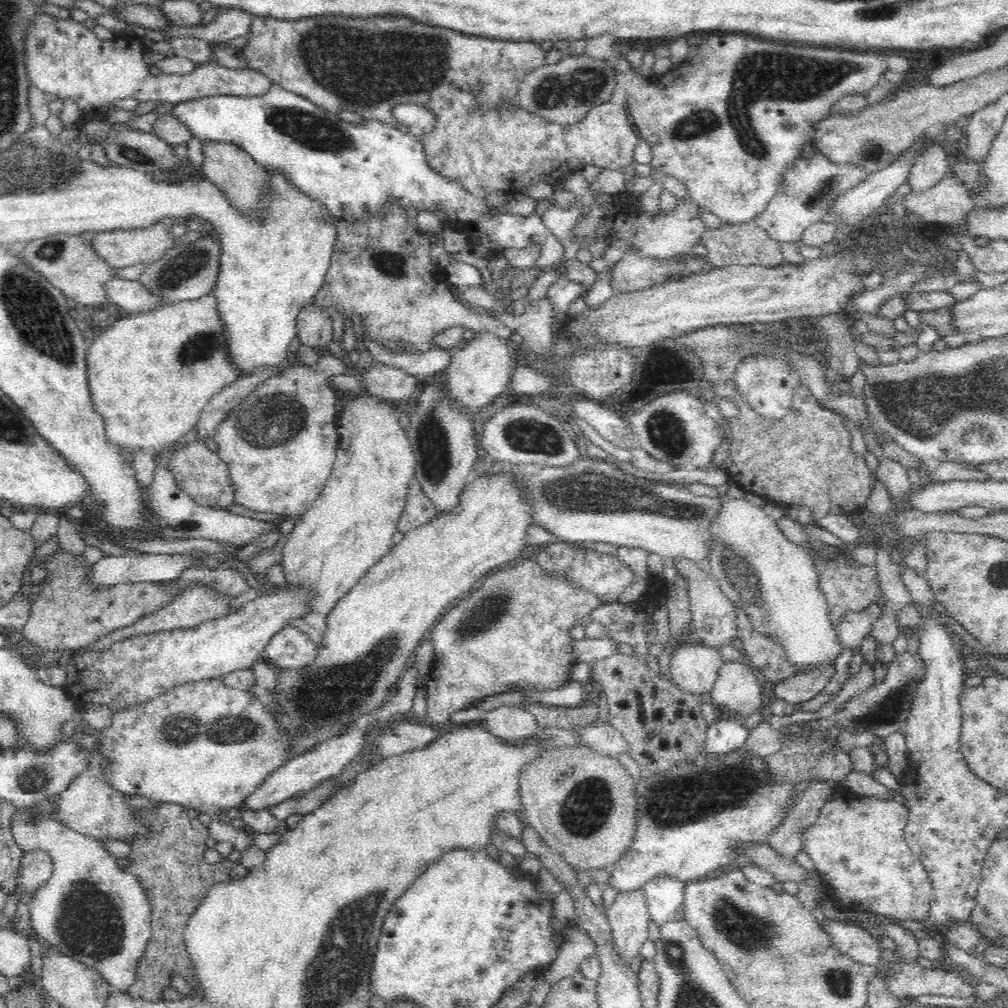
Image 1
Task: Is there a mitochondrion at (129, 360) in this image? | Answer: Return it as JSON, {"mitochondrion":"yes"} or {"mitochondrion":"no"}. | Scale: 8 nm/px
{"mitochondrion":"no"}

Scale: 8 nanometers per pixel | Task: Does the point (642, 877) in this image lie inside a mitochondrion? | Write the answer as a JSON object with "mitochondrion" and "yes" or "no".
{"mitochondrion":"no"}

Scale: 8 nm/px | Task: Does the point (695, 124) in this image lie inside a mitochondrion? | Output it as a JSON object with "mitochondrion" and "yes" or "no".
{"mitochondrion":"yes"}

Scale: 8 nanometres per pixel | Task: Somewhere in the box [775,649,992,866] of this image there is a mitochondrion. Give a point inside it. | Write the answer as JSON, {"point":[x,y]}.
{"point":[887,711]}

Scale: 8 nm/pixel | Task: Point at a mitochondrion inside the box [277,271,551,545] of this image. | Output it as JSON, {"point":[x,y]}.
{"point":[436,460]}

